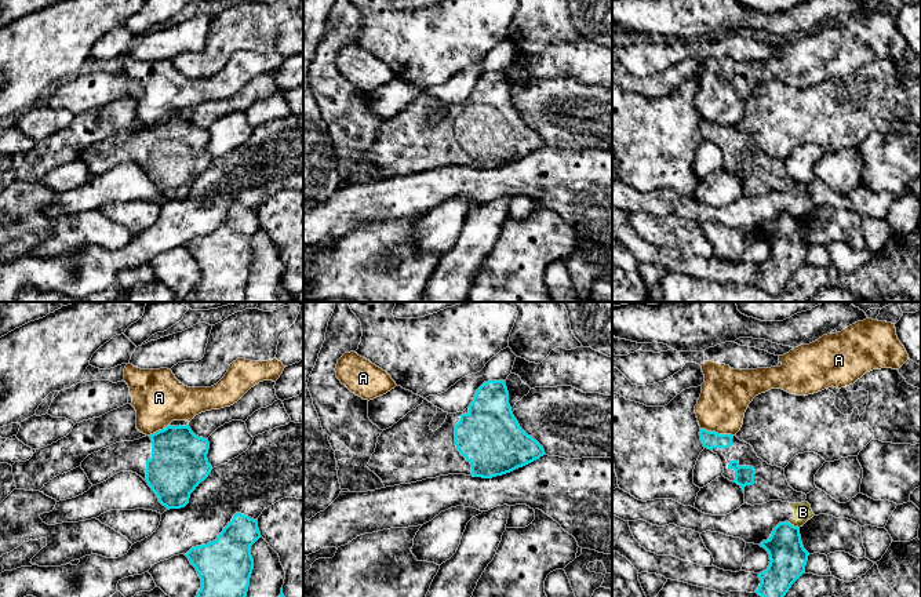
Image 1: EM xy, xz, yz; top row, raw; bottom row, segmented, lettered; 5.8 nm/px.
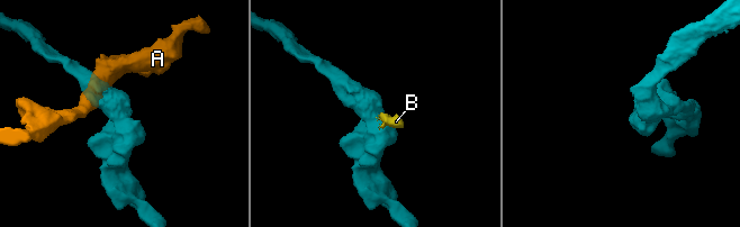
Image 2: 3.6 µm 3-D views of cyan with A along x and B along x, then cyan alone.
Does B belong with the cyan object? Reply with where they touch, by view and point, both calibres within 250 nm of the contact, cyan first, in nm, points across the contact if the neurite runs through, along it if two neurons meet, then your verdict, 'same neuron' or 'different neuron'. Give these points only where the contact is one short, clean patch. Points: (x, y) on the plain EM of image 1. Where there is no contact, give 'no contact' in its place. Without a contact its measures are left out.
yz (793, 217) | 220/110 nm | along yz (787, 213), (798, 219) | different neuron

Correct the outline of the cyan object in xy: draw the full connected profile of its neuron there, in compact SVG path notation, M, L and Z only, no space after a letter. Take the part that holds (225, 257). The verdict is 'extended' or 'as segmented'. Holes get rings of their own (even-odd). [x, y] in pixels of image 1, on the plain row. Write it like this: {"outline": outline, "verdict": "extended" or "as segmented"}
{"outline": "M236 204L215 232L192 239L185 247L196 259L201 279L193 292L182 298L175 296L174 302L245 302L245 288L254 261L251 237L259 229L258 212Z", "verdict": "as segmented"}

